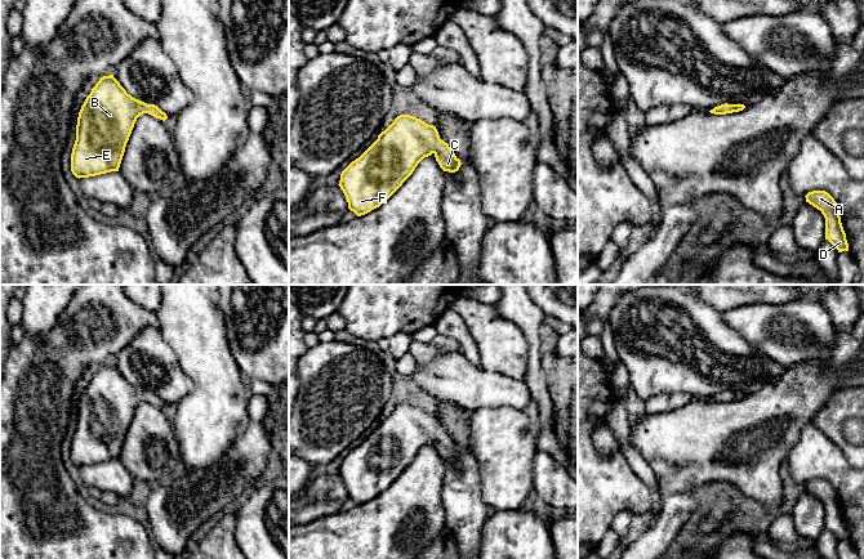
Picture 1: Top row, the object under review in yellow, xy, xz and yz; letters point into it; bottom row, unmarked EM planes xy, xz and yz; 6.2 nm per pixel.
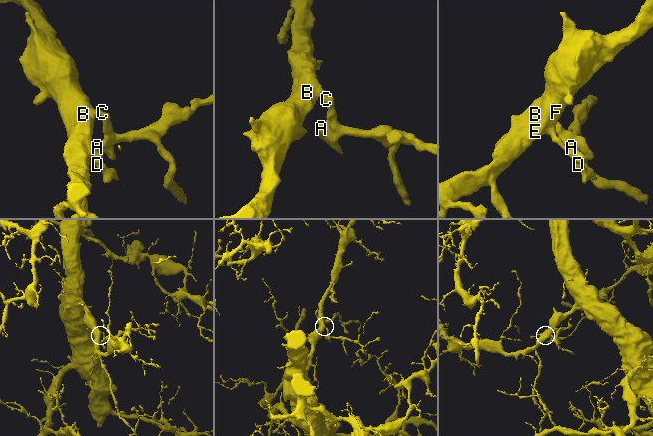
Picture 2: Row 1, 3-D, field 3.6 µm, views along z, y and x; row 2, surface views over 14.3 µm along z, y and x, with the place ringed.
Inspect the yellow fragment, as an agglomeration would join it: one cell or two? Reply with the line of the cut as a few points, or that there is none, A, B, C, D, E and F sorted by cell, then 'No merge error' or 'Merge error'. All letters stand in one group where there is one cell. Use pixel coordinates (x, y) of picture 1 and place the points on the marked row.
No split. Groups: A B C D E F. No merge error

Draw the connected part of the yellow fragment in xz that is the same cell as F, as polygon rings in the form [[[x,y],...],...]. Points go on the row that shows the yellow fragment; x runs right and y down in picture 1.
[[[410,115],[397,116],[378,139],[342,171],[338,185],[346,196],[348,209],[361,216],[379,207],[413,174],[418,164],[432,153],[444,171],[459,170],[460,160],[449,144],[440,139],[436,126]]]

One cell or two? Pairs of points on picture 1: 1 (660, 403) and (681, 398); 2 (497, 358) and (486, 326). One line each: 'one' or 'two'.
1: one
2: one

